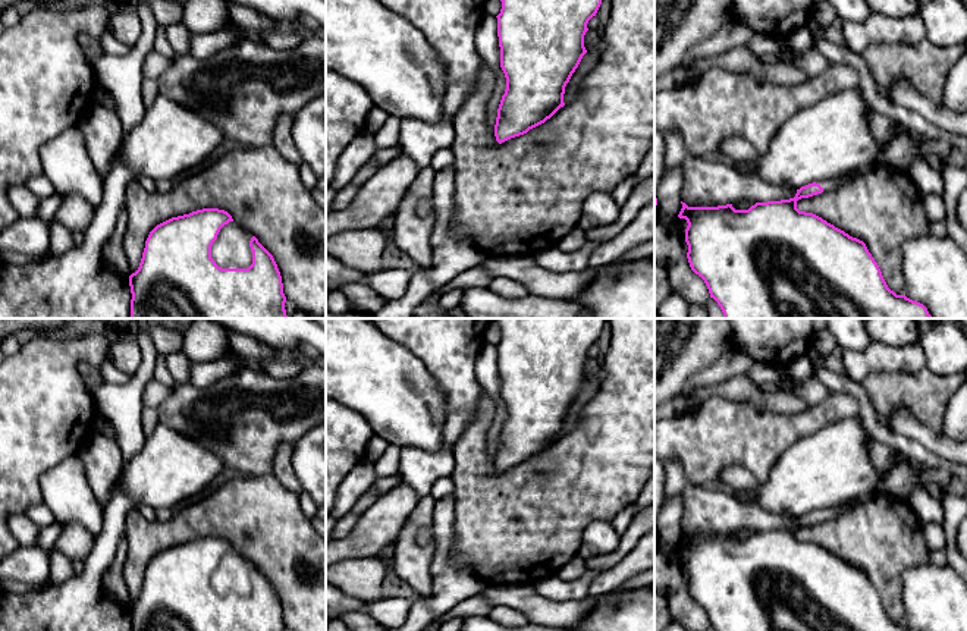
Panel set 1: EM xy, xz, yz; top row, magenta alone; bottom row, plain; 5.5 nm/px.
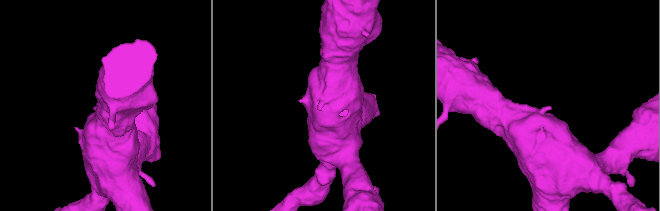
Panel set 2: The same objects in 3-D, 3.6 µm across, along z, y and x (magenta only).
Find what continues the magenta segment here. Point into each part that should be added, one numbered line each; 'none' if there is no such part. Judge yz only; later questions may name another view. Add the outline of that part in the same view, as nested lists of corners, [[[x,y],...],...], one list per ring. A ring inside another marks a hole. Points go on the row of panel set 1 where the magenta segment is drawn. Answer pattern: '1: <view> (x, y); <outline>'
1: yz (835, 182); [[[851,172],[851,173],[836,176],[832,179],[817,180],[816,183],[819,183],[823,188],[823,192],[831,191],[831,189],[836,189],[836,188],[842,186],[844,183],[850,182],[855,176],[855,173],[857,172]]]

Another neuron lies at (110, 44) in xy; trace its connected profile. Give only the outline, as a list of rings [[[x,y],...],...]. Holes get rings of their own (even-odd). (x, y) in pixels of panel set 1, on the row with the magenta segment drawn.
[[[109,29],[103,32],[100,45],[104,54],[125,56],[131,47],[120,43]]]

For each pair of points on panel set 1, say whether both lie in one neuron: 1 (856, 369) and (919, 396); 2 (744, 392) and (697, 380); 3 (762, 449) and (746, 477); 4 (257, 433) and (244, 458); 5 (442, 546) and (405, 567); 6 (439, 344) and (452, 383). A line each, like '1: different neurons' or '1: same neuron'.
1: different neurons
2: different neurons
3: different neurons
4: same neuron
5: different neurons
6: same neuron

